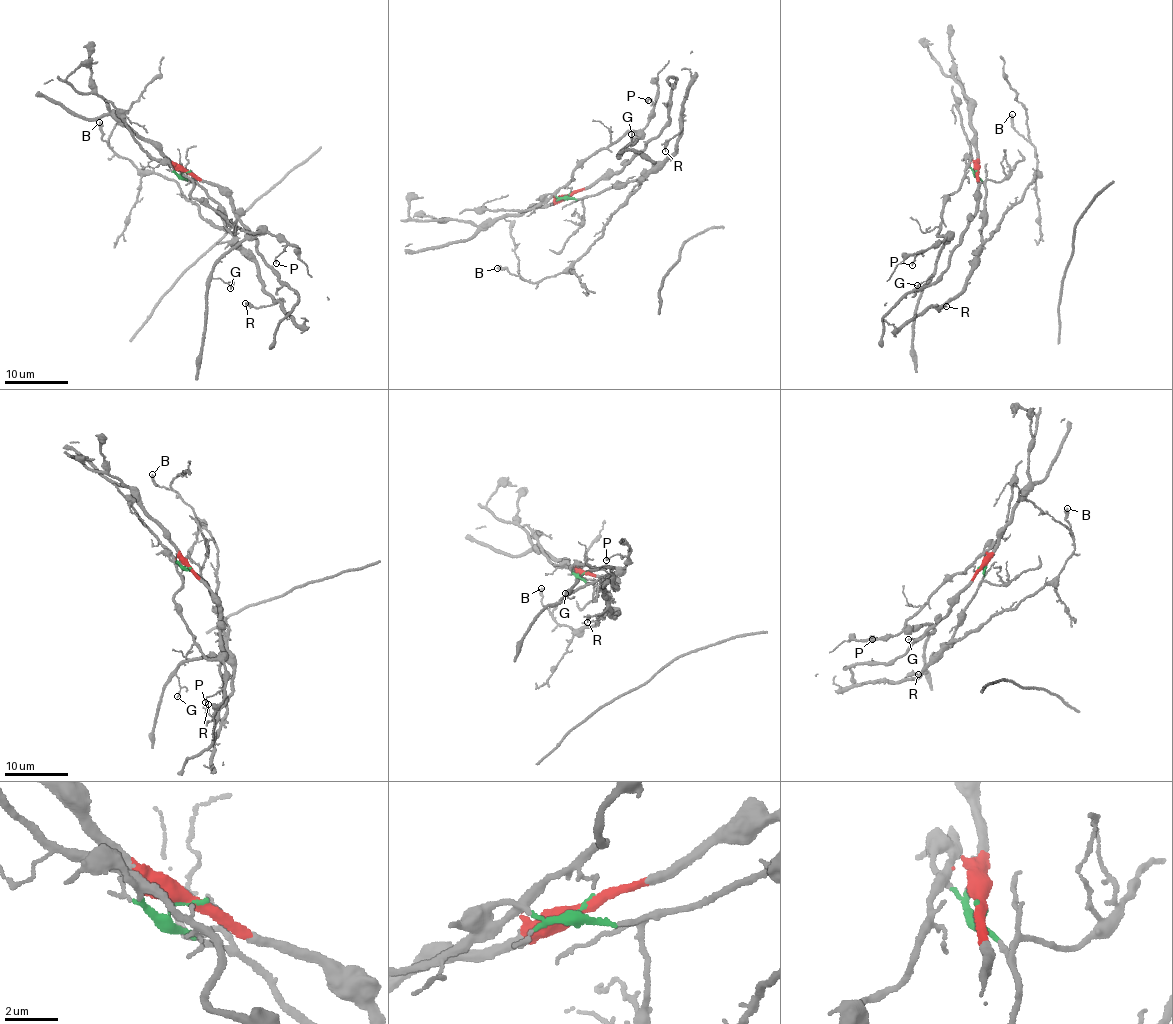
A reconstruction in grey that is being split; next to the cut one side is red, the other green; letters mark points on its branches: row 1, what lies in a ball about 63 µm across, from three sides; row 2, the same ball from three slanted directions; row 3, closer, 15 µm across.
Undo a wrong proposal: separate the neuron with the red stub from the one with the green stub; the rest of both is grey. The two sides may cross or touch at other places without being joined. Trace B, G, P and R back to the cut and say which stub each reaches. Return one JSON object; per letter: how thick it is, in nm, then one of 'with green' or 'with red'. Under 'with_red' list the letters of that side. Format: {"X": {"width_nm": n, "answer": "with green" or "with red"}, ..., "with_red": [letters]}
{"B": {"width_nm": 320, "answer": "with green"}, "G": {"width_nm": 120, "answer": "with red"}, "P": {"width_nm": 130, "answer": "with red"}, "R": {"width_nm": 240, "answer": "with green"}, "with_red": ["G", "P"]}

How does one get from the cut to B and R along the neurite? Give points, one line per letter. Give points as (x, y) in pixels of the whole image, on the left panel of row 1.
B: (186, 172), (181, 176), (219, 206), (233, 232), (201, 216), (177, 184), (109, 149), (99, 121)
R: (186, 172), (181, 176), (194, 182), (219, 206), (236, 249), (254, 262), (273, 303), (256, 308), (245, 304)

